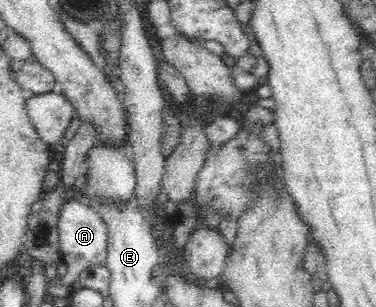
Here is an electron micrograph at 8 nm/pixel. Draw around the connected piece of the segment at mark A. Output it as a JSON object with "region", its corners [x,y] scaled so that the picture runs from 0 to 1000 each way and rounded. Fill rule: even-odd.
{"region":[[[184,651],[165,664],[149,717],[152,765],[165,850],[178,873],[162,925],[197,938],[215,886],[234,870],[271,866],[285,850],[287,739],[263,700],[261,681],[218,661],[218,651]]]}

